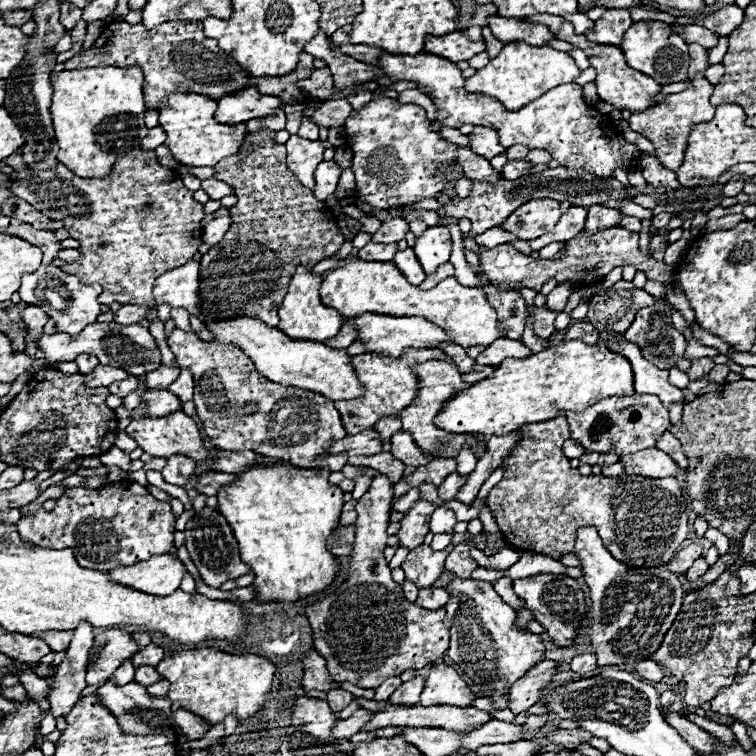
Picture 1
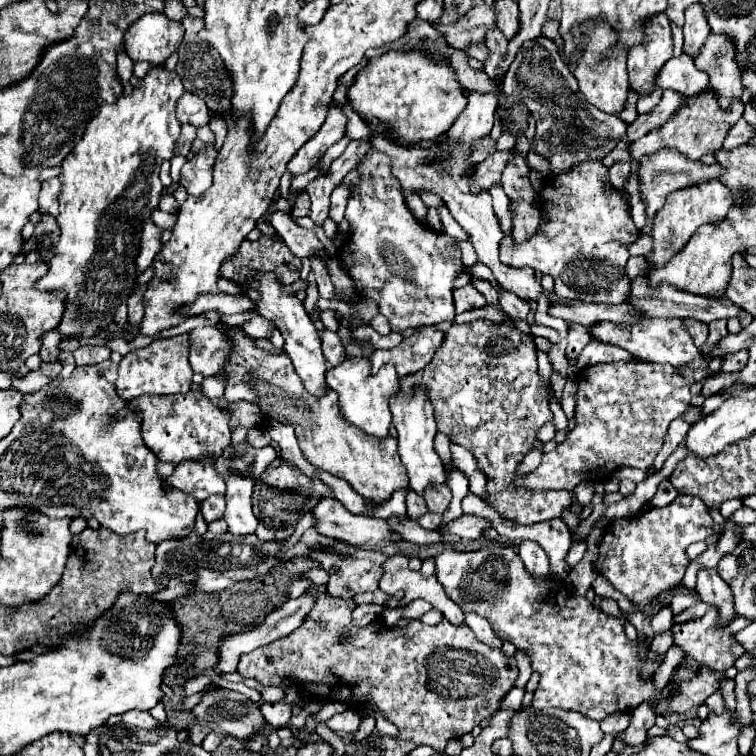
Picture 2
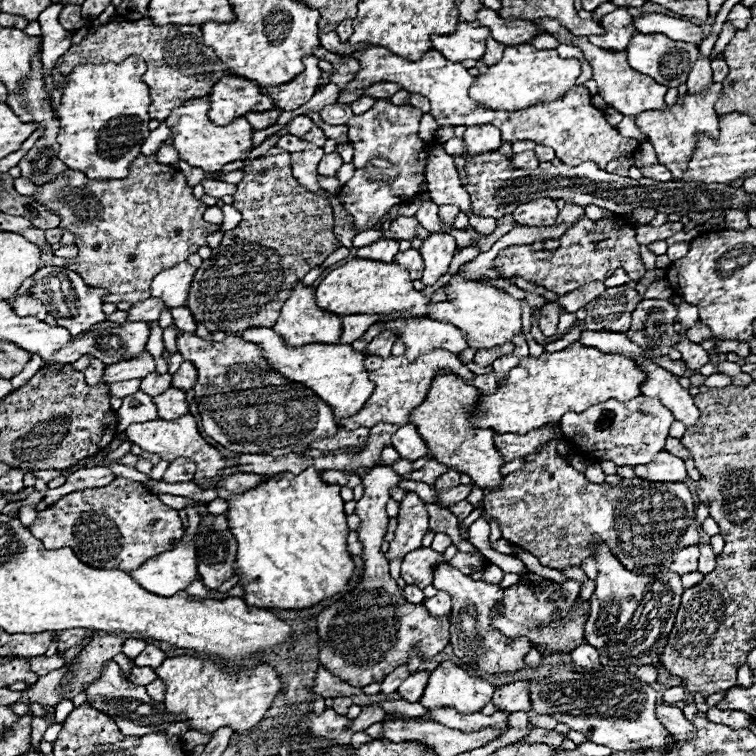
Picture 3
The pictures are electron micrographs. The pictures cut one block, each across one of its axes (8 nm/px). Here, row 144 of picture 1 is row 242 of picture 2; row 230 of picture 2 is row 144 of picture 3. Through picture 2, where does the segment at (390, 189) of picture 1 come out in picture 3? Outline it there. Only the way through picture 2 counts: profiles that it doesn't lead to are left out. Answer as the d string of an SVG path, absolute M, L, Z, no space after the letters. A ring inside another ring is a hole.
M376 100L374 108L348 120L348 140L354 148L356 172L340 190L342 206L354 216L358 230L370 230L396 204L410 202L422 192L428 152L434 140L418 138L418 122L422 112L410 104L394 106L390 100Z

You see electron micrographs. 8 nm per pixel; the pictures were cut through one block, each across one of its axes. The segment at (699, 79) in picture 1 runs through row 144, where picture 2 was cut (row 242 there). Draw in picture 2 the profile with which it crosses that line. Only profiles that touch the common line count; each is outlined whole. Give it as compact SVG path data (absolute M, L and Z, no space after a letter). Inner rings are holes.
M716 178L668 194L664 206L658 210L658 214L654 218L654 228L652 228L654 250L648 258L648 262L652 262L656 268L666 264L674 254L678 254L686 246L690 236L696 232L696 228L700 228L702 224L710 224L710 222L718 224L718 220L724 220L724 216L732 204L734 204L732 190L724 184L720 184Z

